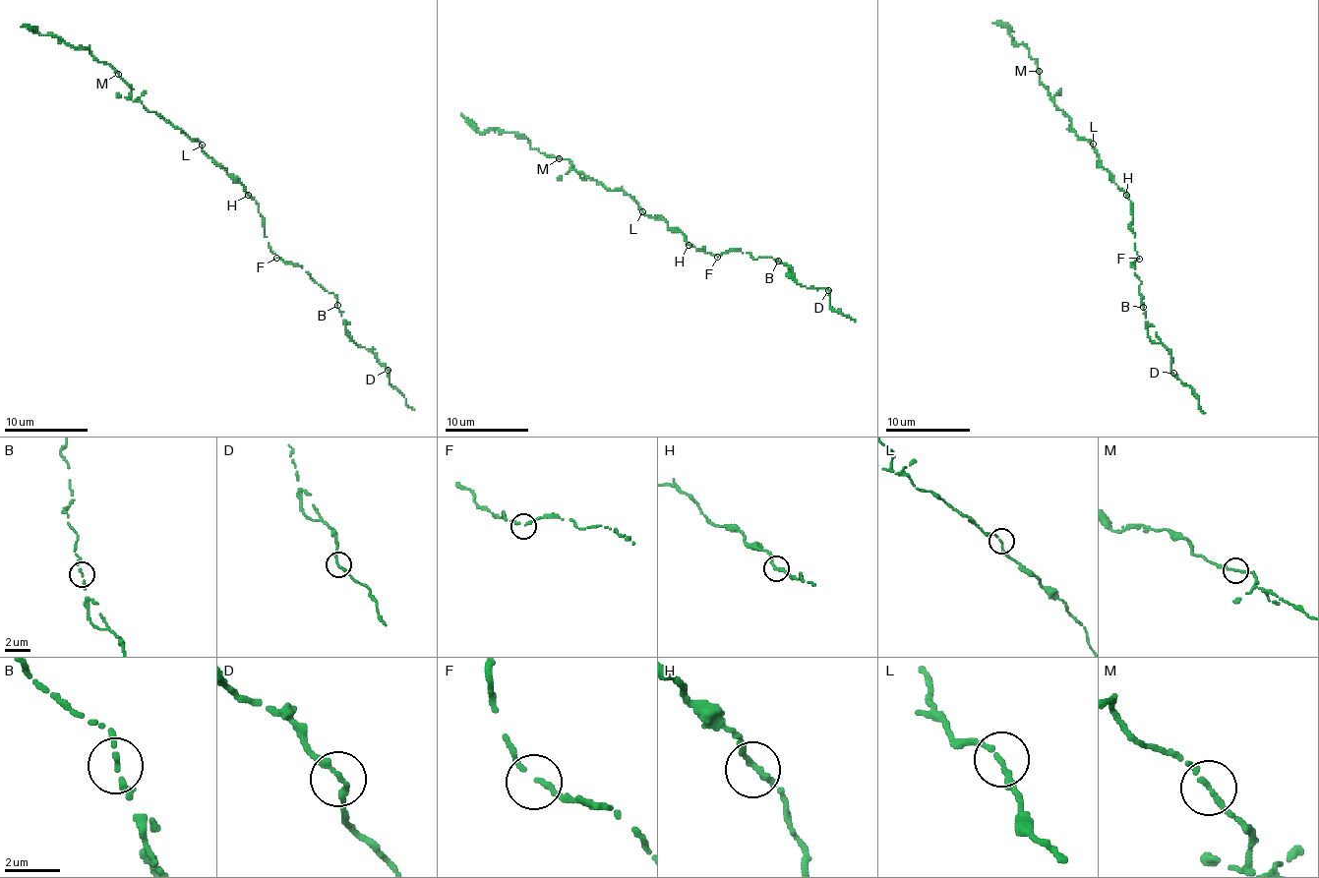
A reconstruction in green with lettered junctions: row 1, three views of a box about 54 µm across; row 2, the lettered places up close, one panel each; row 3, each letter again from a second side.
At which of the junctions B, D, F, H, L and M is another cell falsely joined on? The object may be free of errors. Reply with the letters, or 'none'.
none

